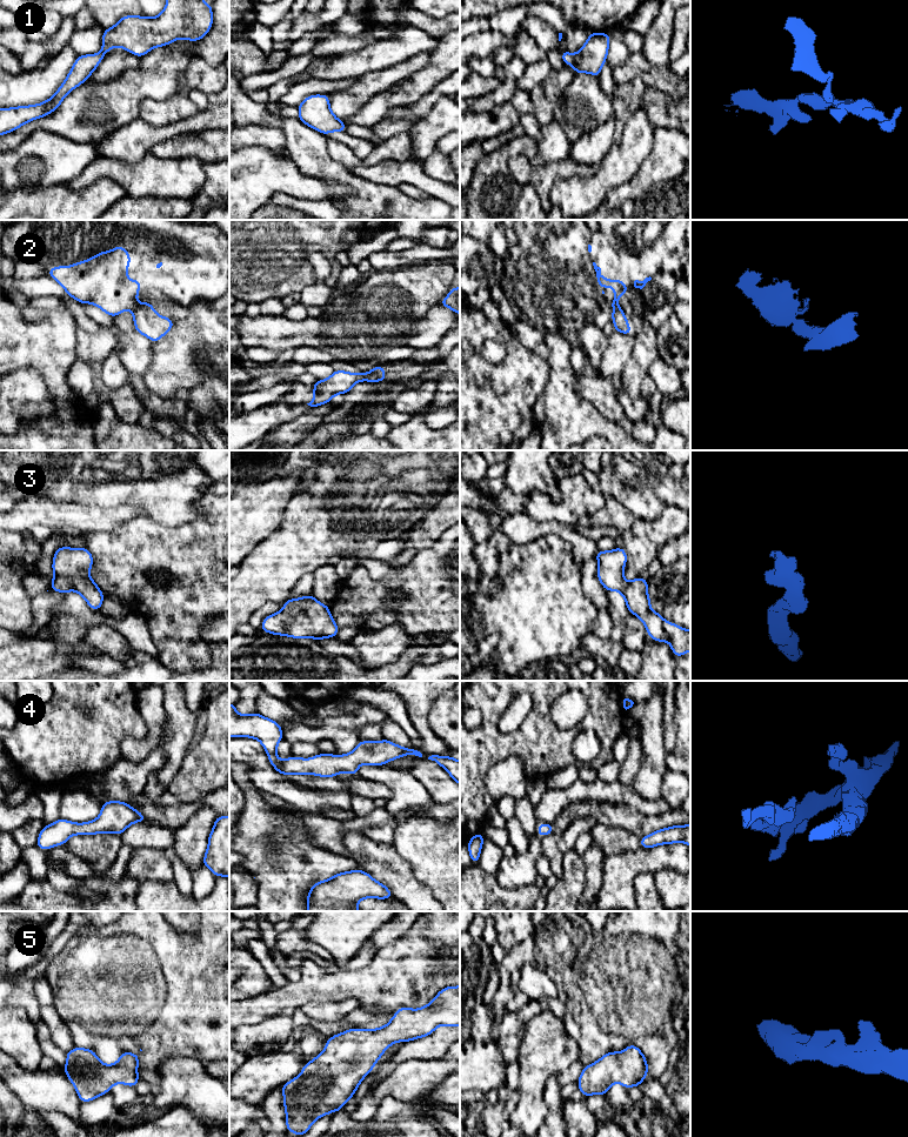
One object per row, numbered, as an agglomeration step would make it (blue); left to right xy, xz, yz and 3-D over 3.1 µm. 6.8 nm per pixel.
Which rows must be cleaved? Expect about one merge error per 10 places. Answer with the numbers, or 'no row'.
2

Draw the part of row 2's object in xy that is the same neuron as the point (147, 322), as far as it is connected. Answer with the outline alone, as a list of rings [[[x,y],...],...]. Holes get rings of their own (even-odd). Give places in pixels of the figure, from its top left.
[[[142,302],[133,310],[135,332],[148,337],[152,342],[159,341],[174,326],[174,321],[158,315],[151,302]]]

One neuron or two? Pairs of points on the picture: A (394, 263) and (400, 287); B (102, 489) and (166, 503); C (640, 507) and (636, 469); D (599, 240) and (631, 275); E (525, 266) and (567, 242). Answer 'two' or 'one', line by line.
A: two
B: one
C: one
D: one
E: one

